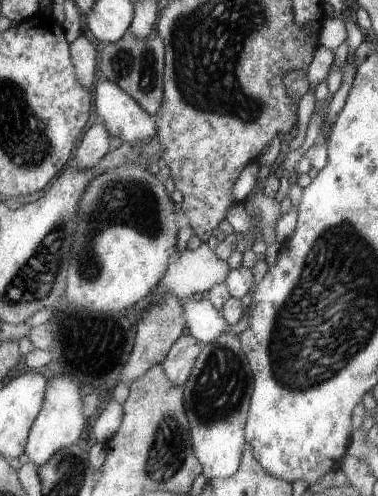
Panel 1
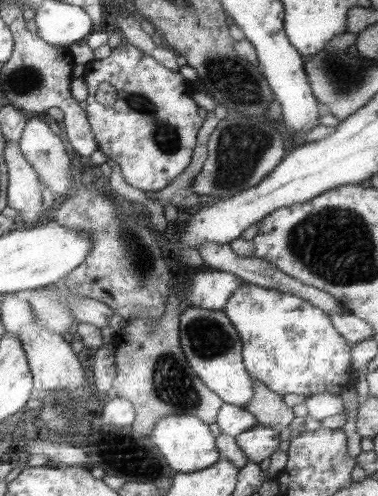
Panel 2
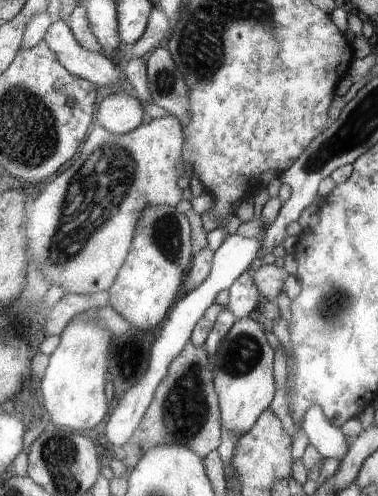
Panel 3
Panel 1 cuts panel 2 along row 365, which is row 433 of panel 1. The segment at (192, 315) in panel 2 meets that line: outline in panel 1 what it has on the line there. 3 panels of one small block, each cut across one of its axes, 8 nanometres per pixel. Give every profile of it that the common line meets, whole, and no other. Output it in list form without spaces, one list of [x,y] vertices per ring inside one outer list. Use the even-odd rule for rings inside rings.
[[[221,334],[213,342],[201,346],[189,380],[183,388],[183,408],[189,424],[193,456],[203,468],[205,480],[231,478],[239,468],[241,446],[245,446],[245,426],[255,390],[251,364],[241,350],[241,342],[233,334]]]

